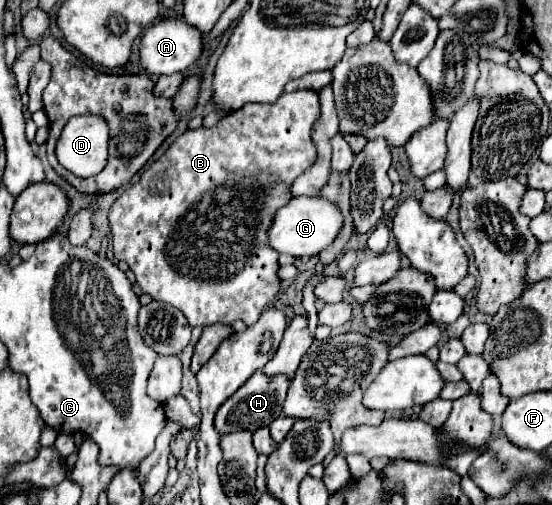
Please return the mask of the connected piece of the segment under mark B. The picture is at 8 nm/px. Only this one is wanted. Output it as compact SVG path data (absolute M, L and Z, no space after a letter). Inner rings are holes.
M298 90L298 92L286 92L280 96L280 100L276 104L248 104L236 112L230 112L228 116L224 116L216 126L212 128L198 128L198 130L186 130L182 136L178 136L174 140L174 144L166 150L166 154L156 160L140 178L140 182L136 182L132 188L128 188L110 208L110 230L112 230L112 252L116 256L116 260L124 260L128 262L130 270L136 274L136 282L142 286L144 294L150 294L154 300L162 300L178 310L184 312L184 316L188 318L190 326L208 326L208 324L232 324L236 320L244 320L248 326L252 326L262 310L274 302L278 290L280 290L280 278L278 278L278 252L272 250L268 246L268 228L272 224L272 216L276 214L276 210L286 204L292 196L288 192L290 182L294 182L296 176L300 176L306 168L310 168L316 160L316 148L312 144L310 132L312 132L312 124L316 120L320 112L320 102L318 102L318 94L314 90ZM242 160L252 160L252 166L248 170L248 174L244 176L244 172L232 172L230 168L242 168ZM260 162L270 162L274 164L274 170L266 170L260 172L258 164ZM272 172L286 172L286 184L270 184L270 182L278 182L278 178Z

